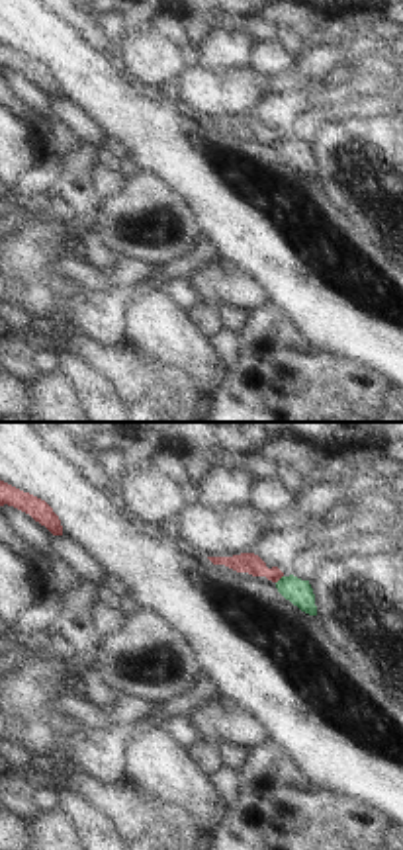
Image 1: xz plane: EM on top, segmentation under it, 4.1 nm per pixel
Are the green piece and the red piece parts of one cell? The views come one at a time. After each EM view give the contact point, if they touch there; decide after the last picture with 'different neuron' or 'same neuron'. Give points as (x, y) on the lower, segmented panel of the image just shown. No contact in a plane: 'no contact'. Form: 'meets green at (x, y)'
meets green at (280, 579)

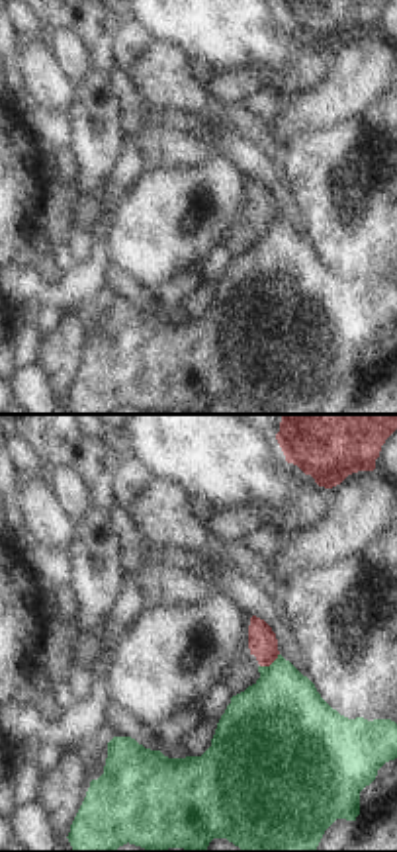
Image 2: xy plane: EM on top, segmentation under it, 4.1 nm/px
meets green at (272, 663)

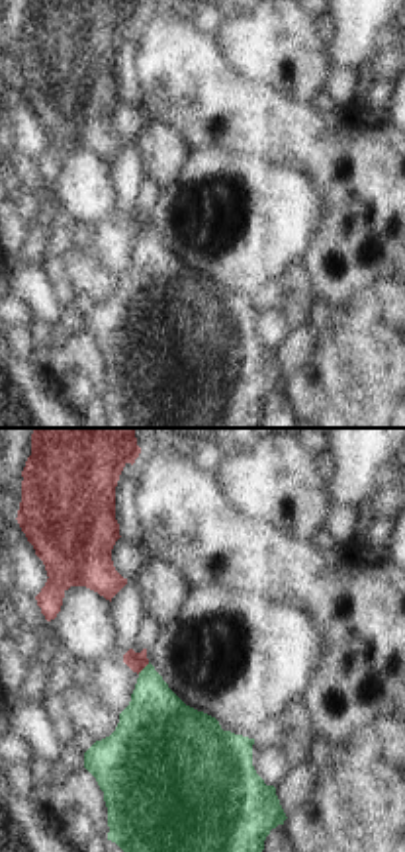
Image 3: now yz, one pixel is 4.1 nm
meets green at (145, 667)

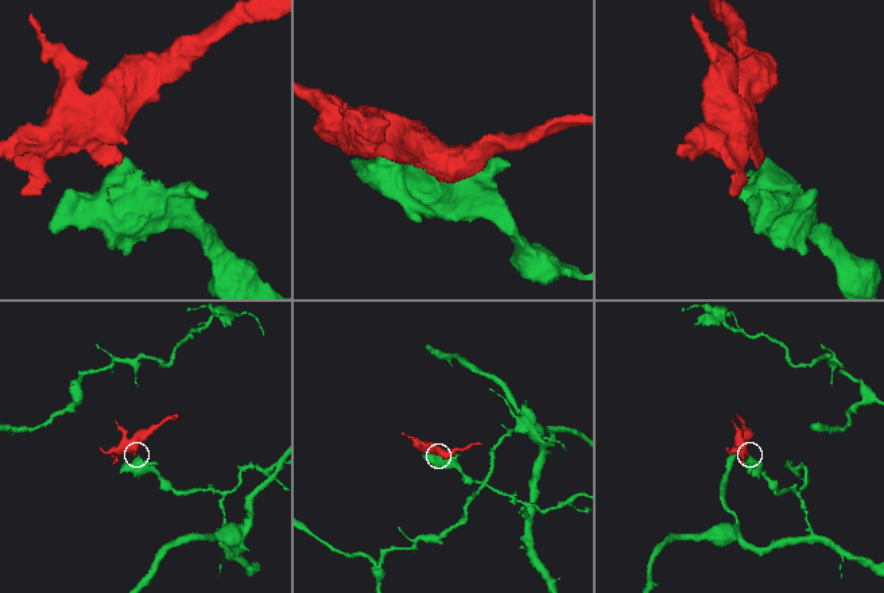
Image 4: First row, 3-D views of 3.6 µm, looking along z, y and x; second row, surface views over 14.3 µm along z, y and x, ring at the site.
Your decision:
different neuron

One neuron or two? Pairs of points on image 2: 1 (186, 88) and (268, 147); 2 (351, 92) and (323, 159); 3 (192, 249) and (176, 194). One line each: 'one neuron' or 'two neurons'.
1: one neuron
2: two neurons
3: one neuron

